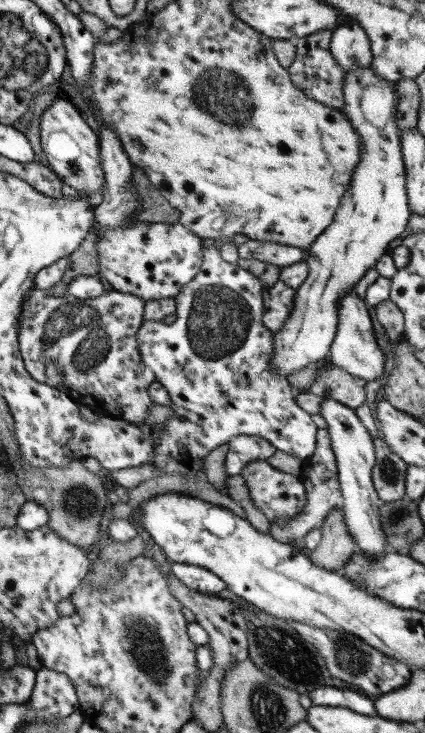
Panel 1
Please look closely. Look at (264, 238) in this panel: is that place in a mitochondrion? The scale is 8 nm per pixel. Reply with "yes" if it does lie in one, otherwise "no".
no

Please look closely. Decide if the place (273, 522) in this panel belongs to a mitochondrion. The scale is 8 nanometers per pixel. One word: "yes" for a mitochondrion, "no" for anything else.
no

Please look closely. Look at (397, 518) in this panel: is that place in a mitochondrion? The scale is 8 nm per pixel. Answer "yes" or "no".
yes

